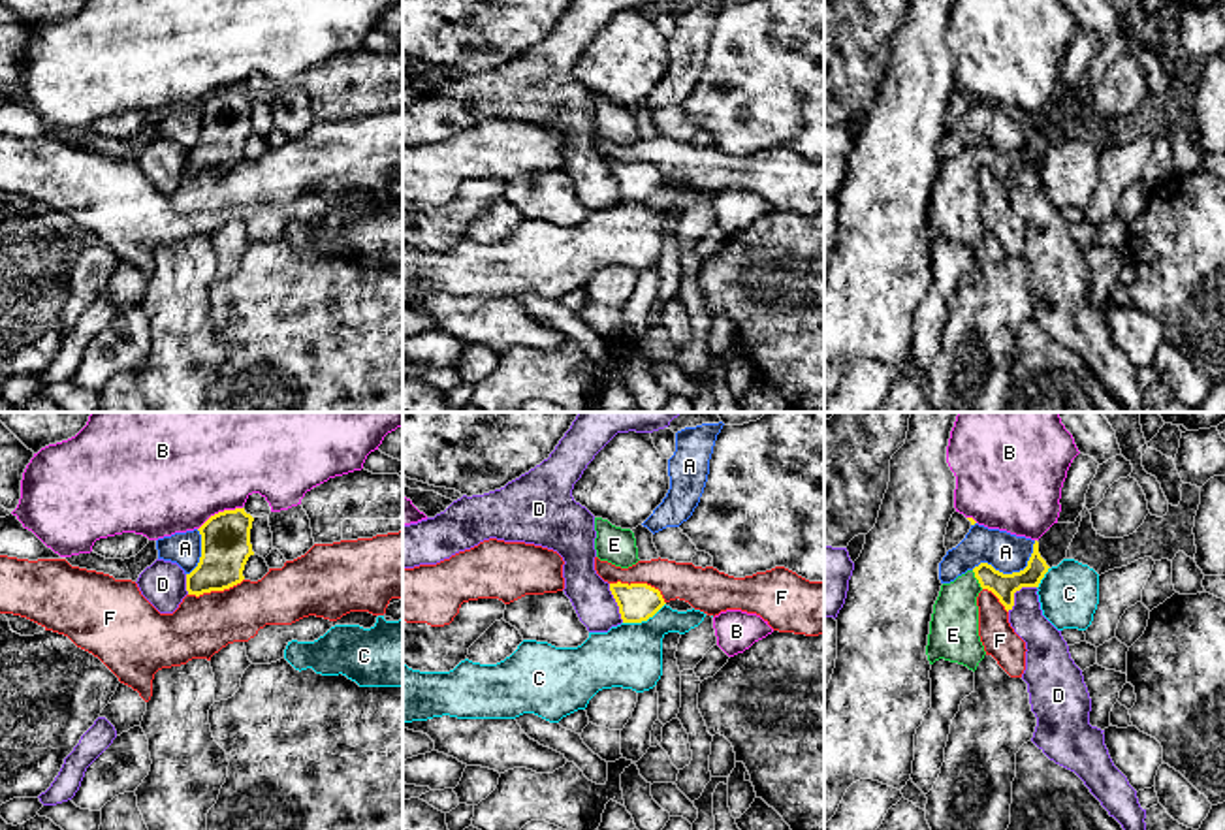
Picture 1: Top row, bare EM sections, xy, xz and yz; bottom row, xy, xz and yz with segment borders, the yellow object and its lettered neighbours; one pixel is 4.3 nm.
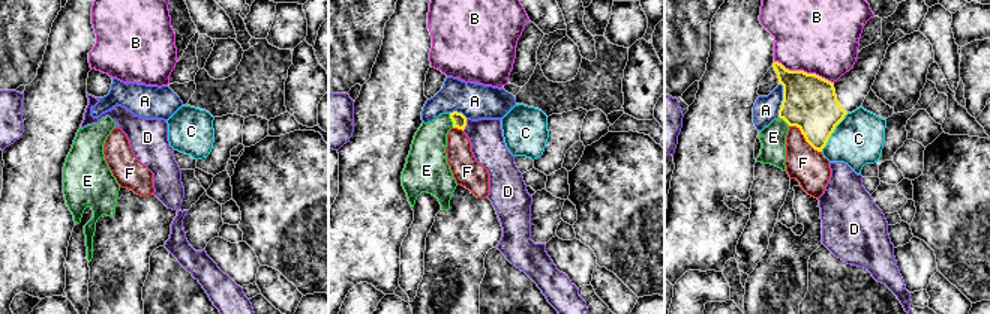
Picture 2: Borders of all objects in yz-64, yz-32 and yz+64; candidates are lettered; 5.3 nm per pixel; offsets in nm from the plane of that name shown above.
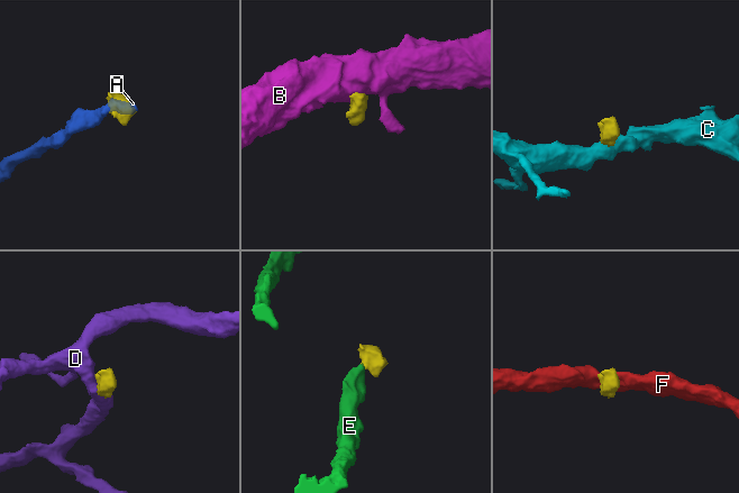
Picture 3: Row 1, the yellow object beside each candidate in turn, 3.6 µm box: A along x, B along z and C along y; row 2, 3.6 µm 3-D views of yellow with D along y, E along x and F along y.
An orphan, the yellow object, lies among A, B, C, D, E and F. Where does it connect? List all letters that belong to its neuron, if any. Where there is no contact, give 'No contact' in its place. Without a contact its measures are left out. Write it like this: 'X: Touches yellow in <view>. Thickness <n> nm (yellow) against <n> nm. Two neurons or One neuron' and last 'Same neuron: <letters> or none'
A: Touches yellow in yz. Thickness 110 nm (yellow) against 170 nm. Two neurons
B: Touches yellow in xy. Thickness 220 nm (yellow) against 460 nm. Two neurons
C: Touches yellow in xz. Thickness 160 nm (yellow) against 280 nm. Two neurons
D: Touches yellow in yz. Thickness 110 nm (yellow) against 160 nm. Two neurons
E: Touches yellow in yz. Thickness 110 nm (yellow) against 200 nm. One neuron
F: Touches yellow in xz. Thickness 160 nm (yellow) against 160 nm. Two neurons
Same neuron: E

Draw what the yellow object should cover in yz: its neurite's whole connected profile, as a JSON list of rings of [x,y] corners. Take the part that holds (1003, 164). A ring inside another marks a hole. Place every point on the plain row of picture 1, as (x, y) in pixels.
[[[1082,90],[1074,102],[1054,102],[1033,122],[1027,145],[1020,151],[1003,152],[988,141],[943,162],[933,183],[926,233],[930,243],[939,237],[977,248],[986,230],[978,215],[977,175],[982,168],[992,169],[1005,188],[1012,188],[1014,171],[1022,166],[1039,166],[1044,152],[1067,137],[1067,128],[1078,111]]]

